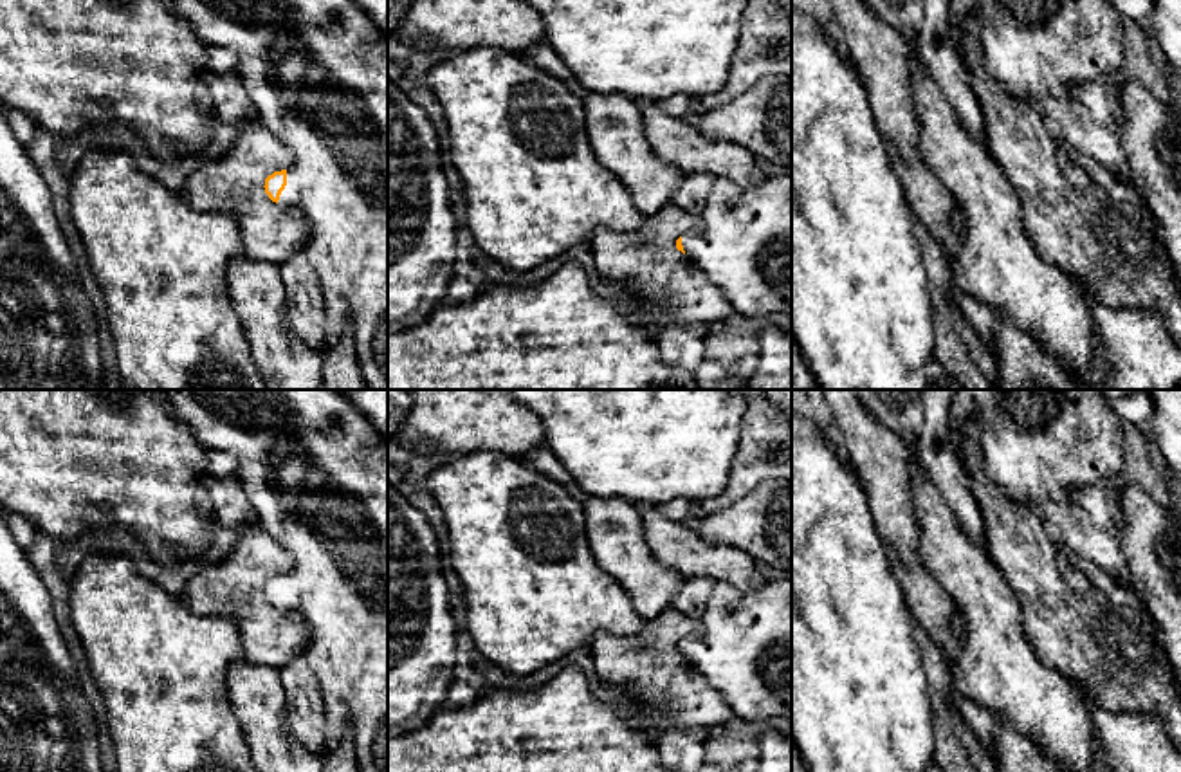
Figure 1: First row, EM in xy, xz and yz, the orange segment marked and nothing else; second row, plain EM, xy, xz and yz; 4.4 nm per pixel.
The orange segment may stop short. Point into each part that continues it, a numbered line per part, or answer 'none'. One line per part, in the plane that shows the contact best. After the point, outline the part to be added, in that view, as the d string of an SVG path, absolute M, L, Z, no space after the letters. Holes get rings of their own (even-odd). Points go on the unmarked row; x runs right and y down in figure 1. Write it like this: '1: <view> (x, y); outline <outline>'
1: xy (314, 469); outline M155 390L155 393L189 426L204 449L227 451L236 456L236 478L254 510L254 521L294 557L278 608L298 613L308 628L305 658L317 678L326 720L321 752L334 749L350 732L359 772L388 772L388 444L366 415L334 390Z

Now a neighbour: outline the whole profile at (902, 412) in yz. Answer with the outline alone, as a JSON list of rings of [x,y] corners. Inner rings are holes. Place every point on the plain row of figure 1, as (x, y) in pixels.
[[[855,390],[869,415],[891,431],[918,440],[925,422],[921,390]]]

